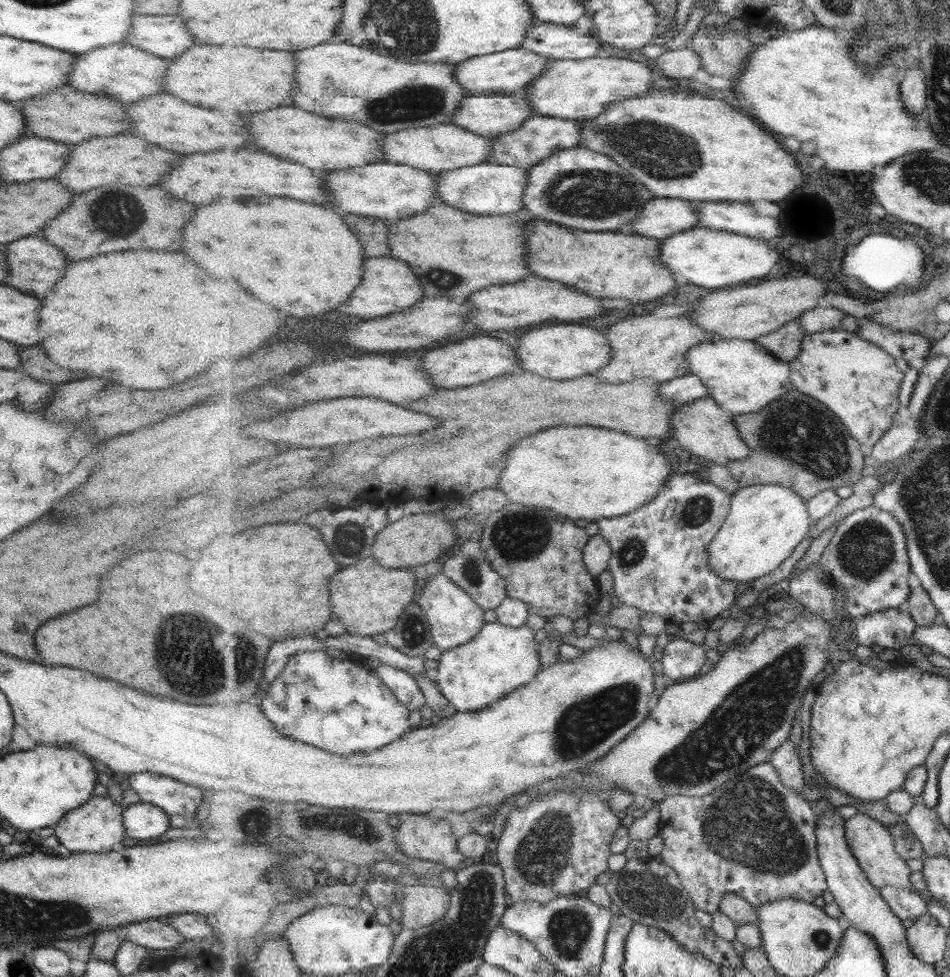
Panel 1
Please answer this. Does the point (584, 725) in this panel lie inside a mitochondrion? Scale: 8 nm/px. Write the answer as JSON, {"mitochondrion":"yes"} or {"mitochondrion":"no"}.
{"mitochondrion":"yes"}

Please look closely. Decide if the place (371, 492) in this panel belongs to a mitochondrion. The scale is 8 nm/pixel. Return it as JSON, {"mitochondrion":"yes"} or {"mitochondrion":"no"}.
{"mitochondrion":"no"}

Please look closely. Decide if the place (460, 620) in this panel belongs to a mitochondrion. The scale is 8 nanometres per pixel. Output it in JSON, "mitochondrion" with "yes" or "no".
{"mitochondrion":"no"}

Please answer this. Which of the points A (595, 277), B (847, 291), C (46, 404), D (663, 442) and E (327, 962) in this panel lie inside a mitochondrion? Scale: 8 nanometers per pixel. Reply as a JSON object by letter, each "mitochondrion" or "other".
{"A":"other","B":"other","C":"other","D":"other","E":"other"}

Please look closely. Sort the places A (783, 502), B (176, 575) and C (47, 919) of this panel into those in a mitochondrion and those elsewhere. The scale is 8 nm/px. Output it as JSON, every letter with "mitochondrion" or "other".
{"A":"other","B":"other","C":"mitochondrion"}

